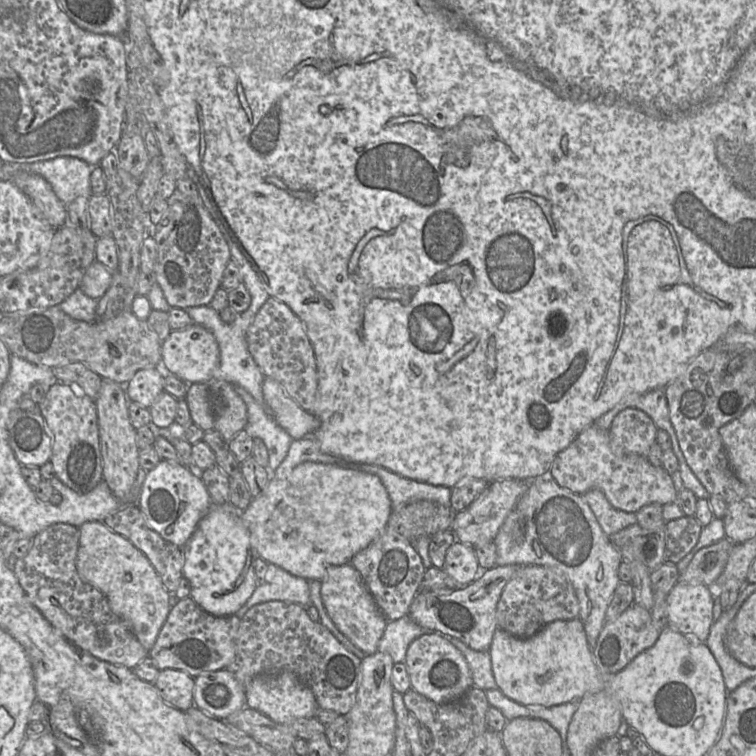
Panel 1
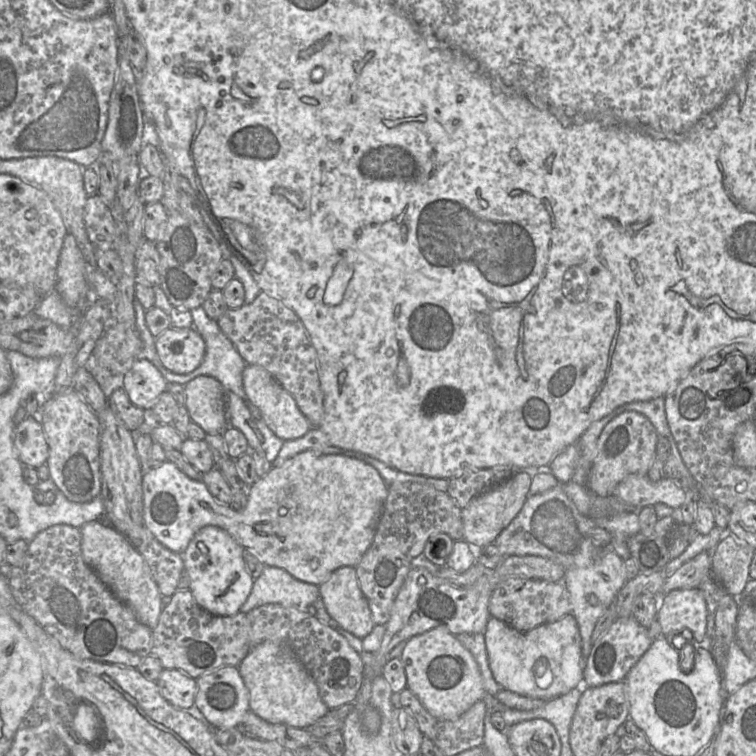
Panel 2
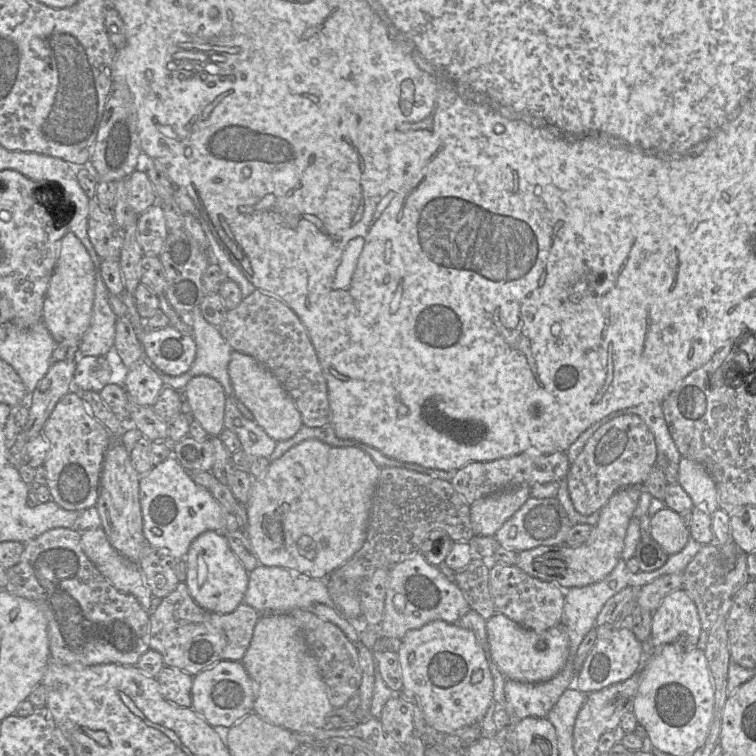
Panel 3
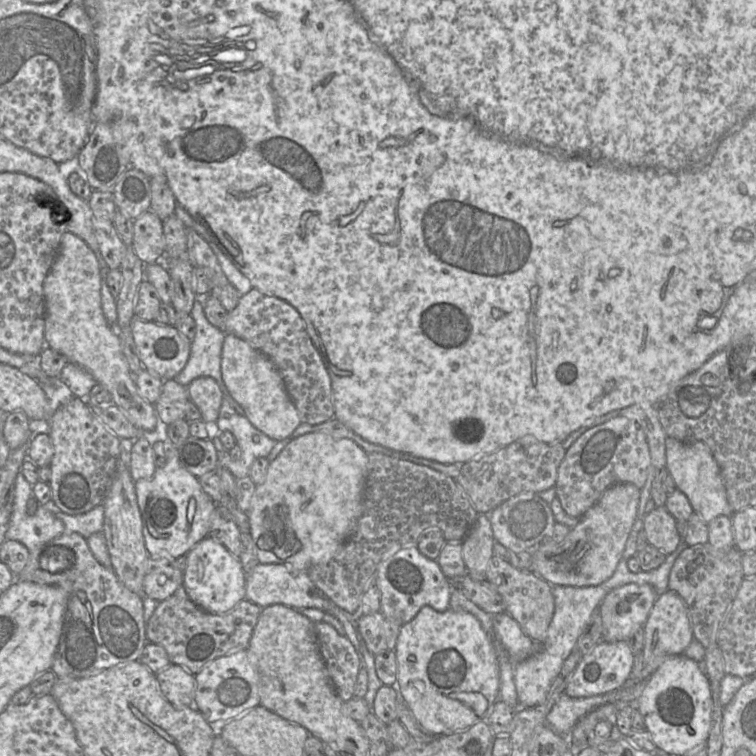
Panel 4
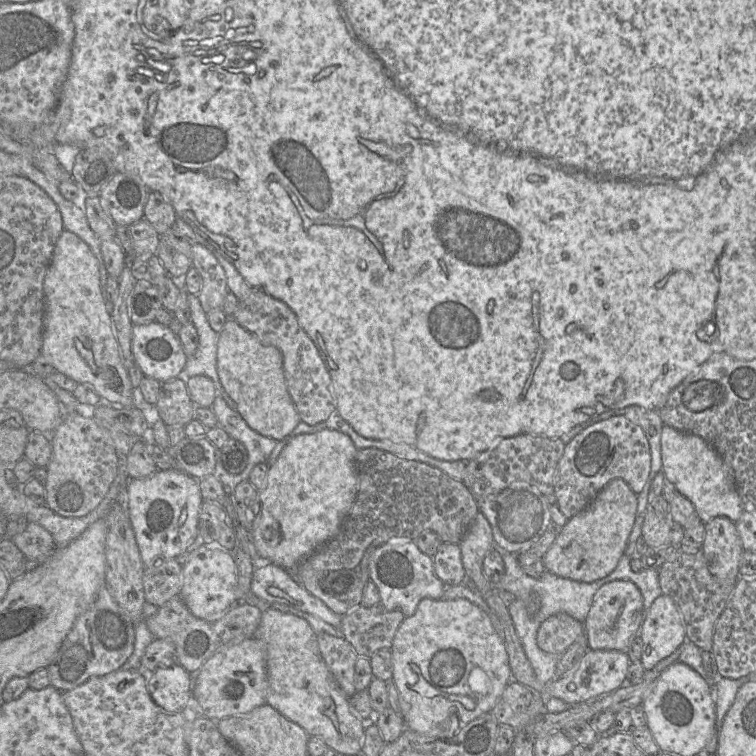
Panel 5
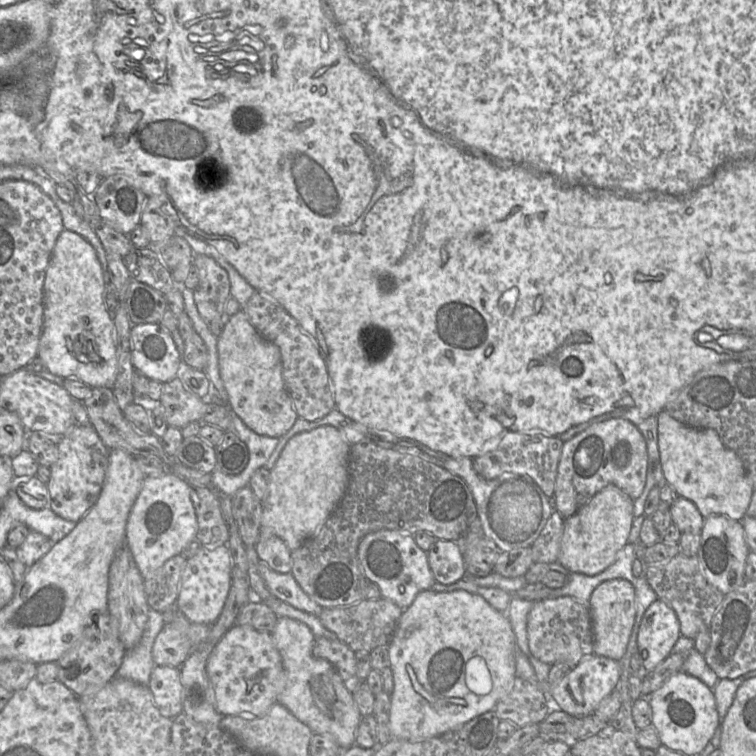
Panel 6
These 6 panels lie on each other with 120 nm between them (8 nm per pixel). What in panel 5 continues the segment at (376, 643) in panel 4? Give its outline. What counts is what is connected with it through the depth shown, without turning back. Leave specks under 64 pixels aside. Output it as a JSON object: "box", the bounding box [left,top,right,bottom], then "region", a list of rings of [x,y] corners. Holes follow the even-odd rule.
{"box":[340,603,404,659],"region":[[[380,603],[370,607],[361,604],[342,616],[340,630],[358,656],[370,659],[379,649],[391,648],[404,619],[402,611],[388,611]]]}

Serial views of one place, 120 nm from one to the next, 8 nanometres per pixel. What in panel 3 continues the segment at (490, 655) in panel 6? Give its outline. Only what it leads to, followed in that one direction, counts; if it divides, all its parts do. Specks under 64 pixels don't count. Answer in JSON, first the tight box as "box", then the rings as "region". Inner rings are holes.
{"box":[397,620,494,733],"region":[[[443,620],[408,631],[397,651],[404,692],[411,692],[436,730],[452,733],[481,723],[494,700],[494,681],[485,652],[475,634]]]}

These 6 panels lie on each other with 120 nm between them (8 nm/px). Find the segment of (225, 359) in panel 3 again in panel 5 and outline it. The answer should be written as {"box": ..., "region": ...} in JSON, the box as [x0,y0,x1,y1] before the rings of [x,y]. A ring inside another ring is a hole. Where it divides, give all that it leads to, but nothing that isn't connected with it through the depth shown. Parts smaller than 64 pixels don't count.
{"box":[180,294,237,410],"region":[[[188,294],[188,305],[192,324],[199,336],[199,344],[196,352],[187,358],[180,377],[189,378],[195,375],[209,377],[215,384],[217,395],[221,395],[231,409],[237,410],[237,403],[222,386],[217,372],[218,333],[210,327],[207,314],[201,307],[197,295]]]}

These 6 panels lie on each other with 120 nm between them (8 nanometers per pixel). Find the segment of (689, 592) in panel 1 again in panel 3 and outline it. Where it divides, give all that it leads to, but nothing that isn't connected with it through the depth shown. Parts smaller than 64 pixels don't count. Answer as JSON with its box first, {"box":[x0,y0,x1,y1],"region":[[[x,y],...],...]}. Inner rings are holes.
{"box":[651,588,701,650],"region":[[[682,588],[670,592],[652,614],[651,642],[654,647],[674,643],[679,636],[685,636],[684,650],[693,650],[701,633],[701,623],[697,607],[691,597]]]}

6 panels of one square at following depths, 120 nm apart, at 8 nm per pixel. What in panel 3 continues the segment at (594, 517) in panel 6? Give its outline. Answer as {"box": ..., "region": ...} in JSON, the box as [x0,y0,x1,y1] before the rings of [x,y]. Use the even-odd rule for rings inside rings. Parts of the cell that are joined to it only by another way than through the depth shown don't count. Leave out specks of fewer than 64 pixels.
{"box":[515,486,641,589],"region":[[[629,486],[618,490],[599,511],[599,520],[583,544],[538,546],[525,550],[519,552],[515,565],[533,577],[555,583],[561,589],[584,587],[604,579],[622,559],[626,531],[641,491],[640,486]]]}

